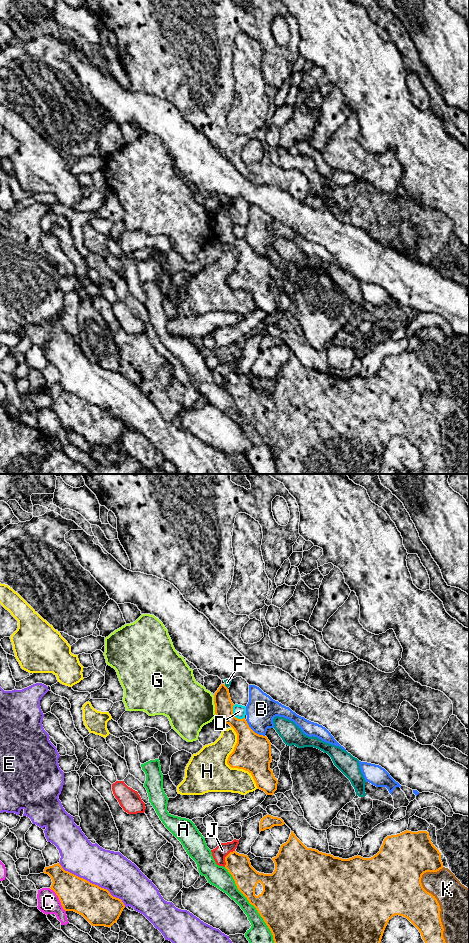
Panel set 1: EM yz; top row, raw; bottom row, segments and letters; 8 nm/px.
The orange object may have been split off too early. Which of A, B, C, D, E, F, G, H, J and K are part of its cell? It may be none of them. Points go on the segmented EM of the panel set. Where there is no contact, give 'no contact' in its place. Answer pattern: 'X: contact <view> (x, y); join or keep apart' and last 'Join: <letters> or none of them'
A: contact yz (252, 904); keep apart
B: contact yz (253, 731); keep apart
C: contact yz (59, 899); keep apart
D: contact yz (234, 715); keep apart
E: contact yz (91, 883); keep apart
F: contact yz (226, 687); keep apart
G: contact yz (215, 706); keep apart
H: contact yz (227, 763); keep apart
J: contact yz (225, 857); keep apart
K: contact yz (435, 898); keep apart
Join: none of them

